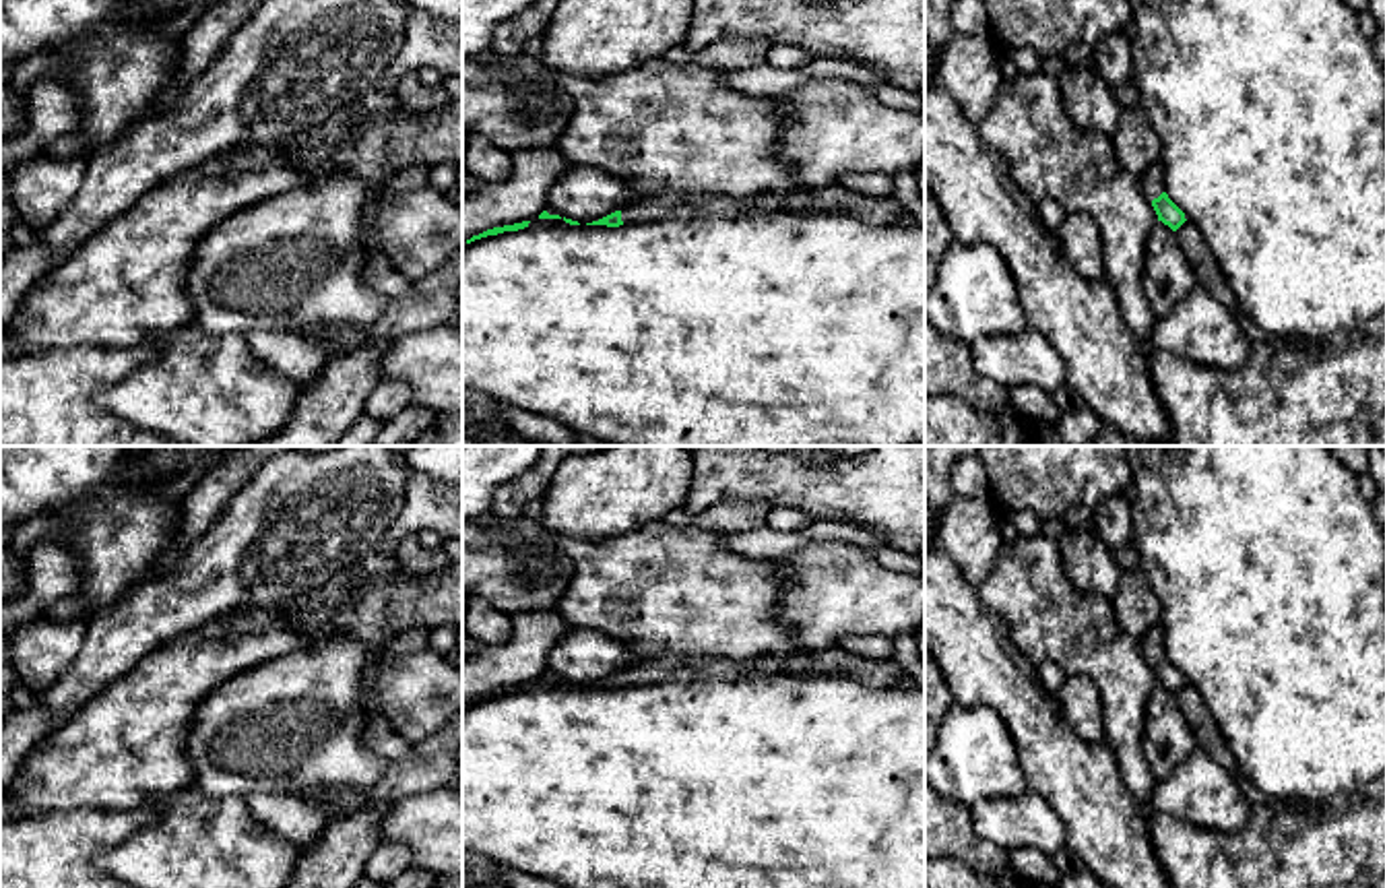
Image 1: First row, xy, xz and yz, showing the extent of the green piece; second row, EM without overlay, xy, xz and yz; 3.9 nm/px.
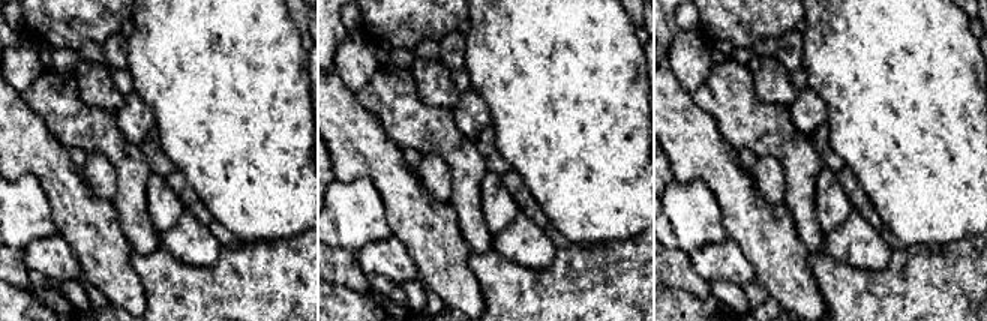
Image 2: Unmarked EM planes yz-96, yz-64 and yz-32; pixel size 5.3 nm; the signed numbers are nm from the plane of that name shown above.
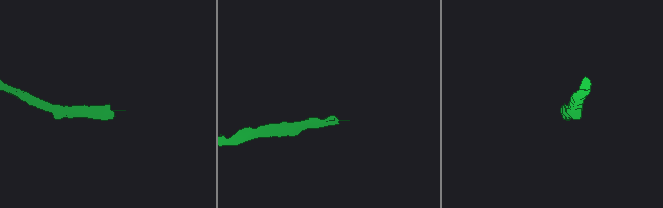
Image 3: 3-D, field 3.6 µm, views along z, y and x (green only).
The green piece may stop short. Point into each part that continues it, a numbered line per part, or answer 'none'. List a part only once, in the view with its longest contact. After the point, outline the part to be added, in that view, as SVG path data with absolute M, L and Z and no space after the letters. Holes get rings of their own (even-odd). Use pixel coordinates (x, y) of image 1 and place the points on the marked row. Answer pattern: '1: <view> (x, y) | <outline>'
1: yz (1152, 182) | M1154 163L1150 165L1144 176L1139 178L1141 182L1141 190L1146 194L1146 198L1152 202L1154 198L1158 198L1164 190L1164 173L1162 173L1162 163Z

